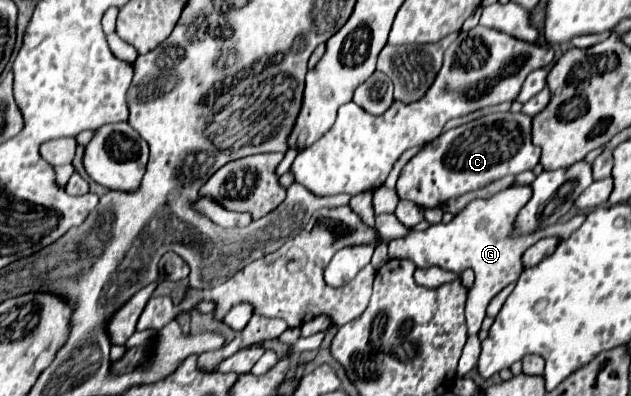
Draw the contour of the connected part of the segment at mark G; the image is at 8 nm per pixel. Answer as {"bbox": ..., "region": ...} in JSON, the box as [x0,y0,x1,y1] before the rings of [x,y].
{"bbox":[389,185,585,335],"region":[[[511,185],[489,199],[475,199],[463,211],[459,211],[449,223],[433,225],[425,231],[409,233],[405,237],[393,239],[389,243],[389,257],[411,259],[417,267],[437,265],[441,269],[461,273],[465,269],[475,271],[475,285],[469,289],[465,306],[466,326],[469,335],[477,335],[485,319],[489,301],[505,289],[509,283],[515,283],[523,273],[523,253],[541,237],[570,237],[585,221],[584,215],[576,215],[566,223],[553,223],[541,231],[529,235],[513,235],[513,223],[519,209],[529,201],[531,185]]]}

